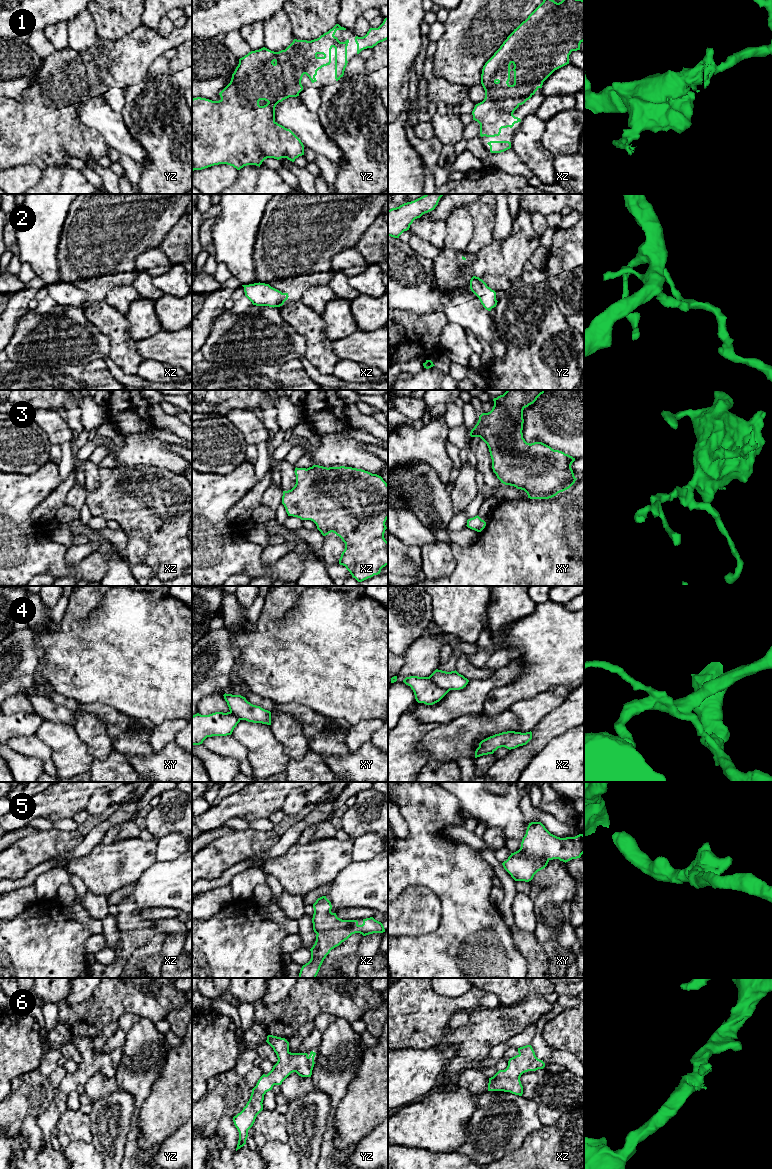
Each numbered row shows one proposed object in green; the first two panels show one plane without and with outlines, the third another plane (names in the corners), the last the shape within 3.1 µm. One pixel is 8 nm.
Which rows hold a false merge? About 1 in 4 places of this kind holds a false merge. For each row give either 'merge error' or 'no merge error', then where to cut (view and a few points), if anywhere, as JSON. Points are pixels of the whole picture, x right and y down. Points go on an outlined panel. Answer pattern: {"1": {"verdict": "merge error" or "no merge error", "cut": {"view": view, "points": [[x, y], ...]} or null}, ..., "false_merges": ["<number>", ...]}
{"1": {"verdict": "no merge error", "cut": null}, "2": {"verdict": "no merge error", "cut": null}, "3": {"verdict": "no merge error", "cut": null}, "4": {"verdict": "merge error", "cut": {"view": "xz", "points": [[429, 676], [436, 685], [448, 691]]}}, "5": {"verdict": "no merge error", "cut": null}, "6": {"verdict": "no merge error", "cut": null}, "false_merges": ["4"]}

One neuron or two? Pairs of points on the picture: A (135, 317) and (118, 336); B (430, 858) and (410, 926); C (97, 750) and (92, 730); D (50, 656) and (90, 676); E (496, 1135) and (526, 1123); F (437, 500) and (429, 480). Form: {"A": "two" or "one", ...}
{"A": "two", "B": "two", "C": "one", "D": "one", "E": "one", "F": "one"}

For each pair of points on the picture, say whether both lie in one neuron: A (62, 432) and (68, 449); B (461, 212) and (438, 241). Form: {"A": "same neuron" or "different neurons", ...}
{"A": "different neurons", "B": "different neurons"}

